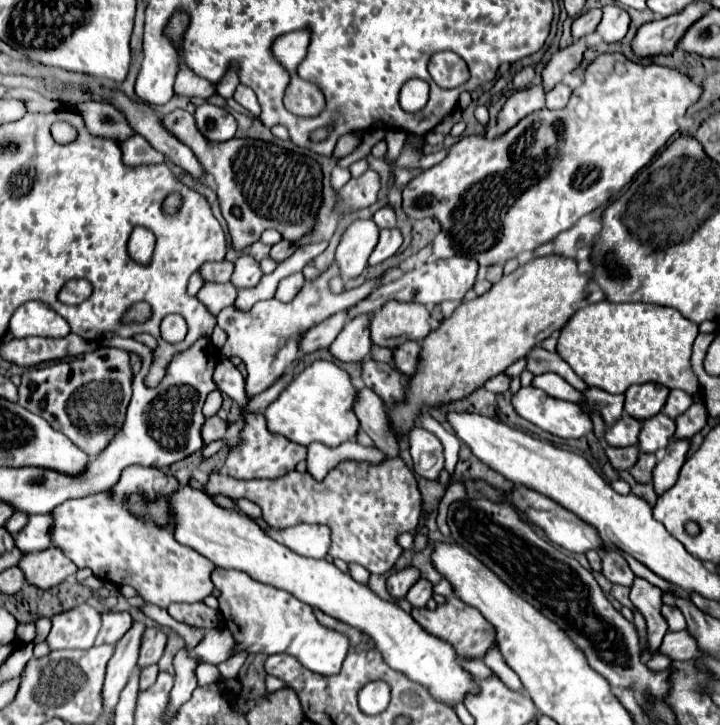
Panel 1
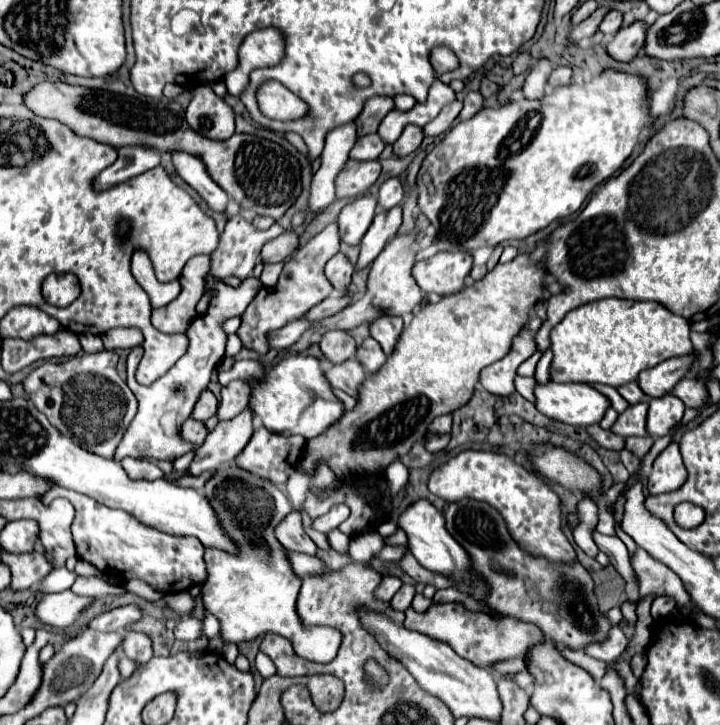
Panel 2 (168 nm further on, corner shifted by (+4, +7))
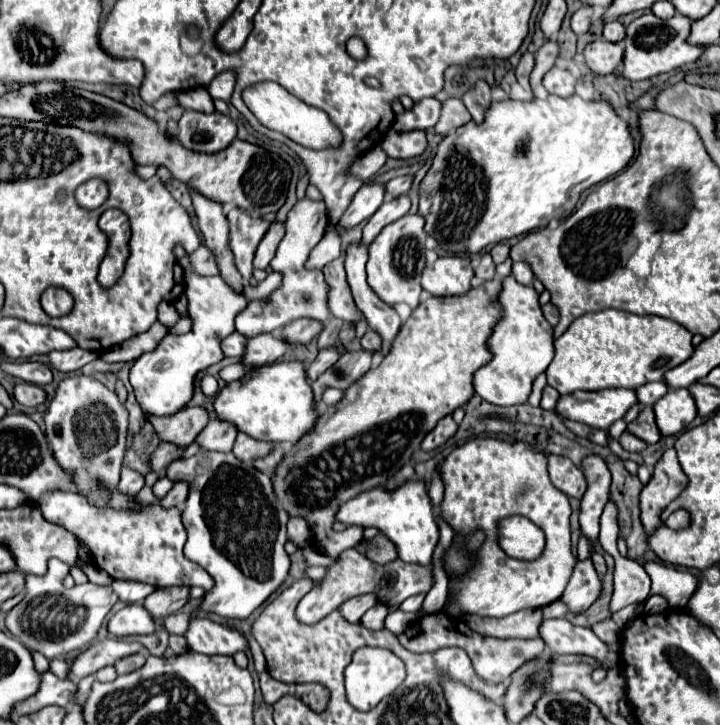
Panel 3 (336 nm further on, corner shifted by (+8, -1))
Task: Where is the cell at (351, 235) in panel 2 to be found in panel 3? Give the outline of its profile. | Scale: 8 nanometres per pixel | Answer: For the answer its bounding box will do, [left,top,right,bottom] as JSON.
[338,184,384,230]

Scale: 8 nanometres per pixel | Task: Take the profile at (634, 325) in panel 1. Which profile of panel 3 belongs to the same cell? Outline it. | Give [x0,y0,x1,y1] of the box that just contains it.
[546,310,692,394]

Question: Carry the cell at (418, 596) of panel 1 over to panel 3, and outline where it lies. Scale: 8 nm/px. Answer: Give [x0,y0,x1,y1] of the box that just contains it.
[360,602,390,628]

